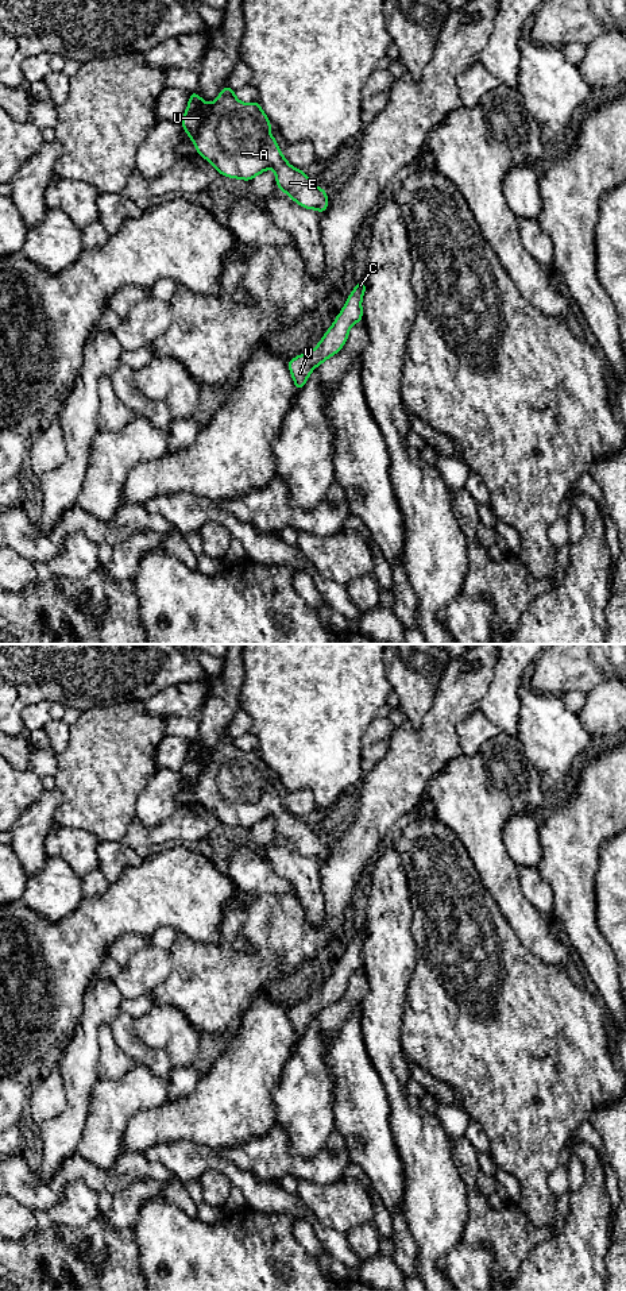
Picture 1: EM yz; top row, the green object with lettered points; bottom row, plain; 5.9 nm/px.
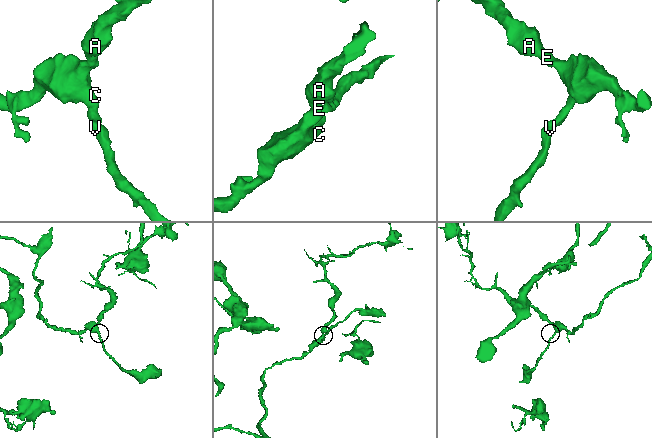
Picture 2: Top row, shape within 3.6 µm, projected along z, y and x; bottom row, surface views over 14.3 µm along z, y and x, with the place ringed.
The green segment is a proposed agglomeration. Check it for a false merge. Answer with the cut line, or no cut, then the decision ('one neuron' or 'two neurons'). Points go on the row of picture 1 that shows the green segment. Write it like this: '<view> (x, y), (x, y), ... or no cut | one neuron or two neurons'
no cut | one neuron

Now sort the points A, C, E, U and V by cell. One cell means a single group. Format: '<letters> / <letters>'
A C E U V

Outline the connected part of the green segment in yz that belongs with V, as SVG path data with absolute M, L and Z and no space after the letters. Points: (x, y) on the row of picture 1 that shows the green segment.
M362 280L356 284L353 292L348 294L345 305L320 343L308 354L297 355L287 362L297 392L304 388L314 367L343 348L349 335L349 328L363 319L362 298L364 292L366 284Z

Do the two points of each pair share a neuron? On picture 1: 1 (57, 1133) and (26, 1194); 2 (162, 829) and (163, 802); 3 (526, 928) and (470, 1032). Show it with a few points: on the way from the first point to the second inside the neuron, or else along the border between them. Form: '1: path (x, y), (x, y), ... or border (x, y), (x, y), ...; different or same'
1: border (37, 1175), (43, 1182), (50, 1183); different
2: border (177, 805), (151, 827), (135, 816); different
3: border (502, 914), (517, 939), (544, 962); different

